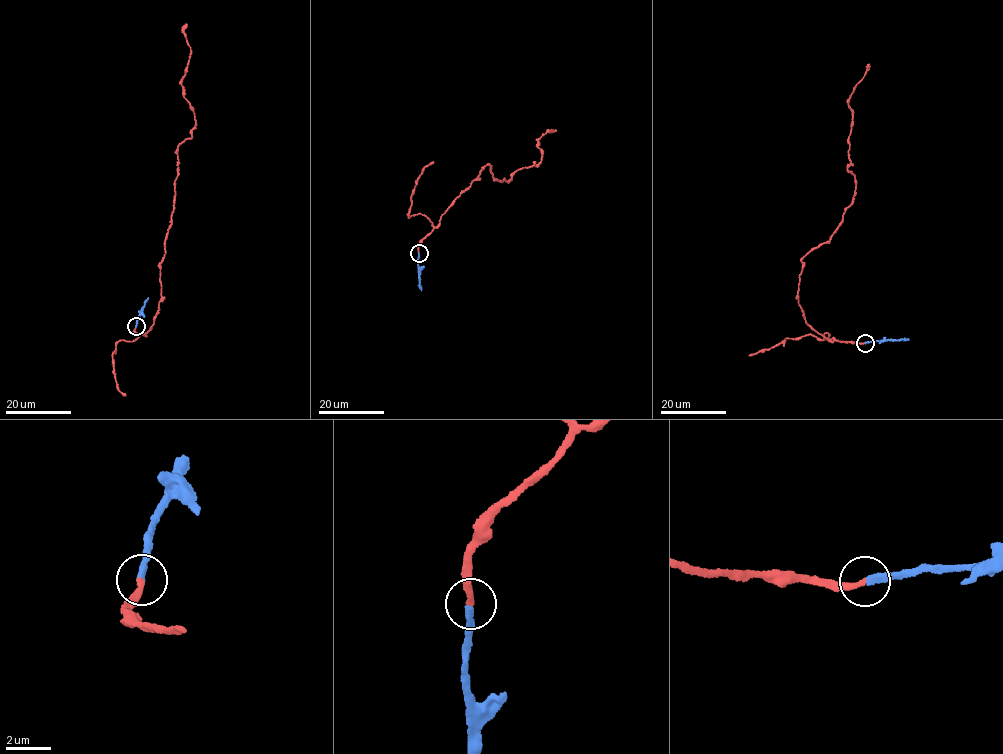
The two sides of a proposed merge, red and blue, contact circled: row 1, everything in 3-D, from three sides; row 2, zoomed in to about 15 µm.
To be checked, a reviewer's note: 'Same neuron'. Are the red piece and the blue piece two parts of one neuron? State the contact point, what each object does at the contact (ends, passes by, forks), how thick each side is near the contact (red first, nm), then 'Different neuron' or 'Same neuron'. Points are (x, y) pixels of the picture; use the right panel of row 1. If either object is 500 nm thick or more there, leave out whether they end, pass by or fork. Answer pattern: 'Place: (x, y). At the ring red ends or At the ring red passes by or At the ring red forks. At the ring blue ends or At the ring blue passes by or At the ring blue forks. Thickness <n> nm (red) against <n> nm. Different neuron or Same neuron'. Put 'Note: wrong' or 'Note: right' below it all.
Place: (865, 343). At the ring red ends. At the ring blue ends. Thickness 240 nm (red) against 300 nm. Same neuron
Note: right

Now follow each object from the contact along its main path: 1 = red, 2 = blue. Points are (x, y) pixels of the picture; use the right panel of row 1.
1: (865, 343), (818, 333), (806, 323), (797, 295), (801, 259), (829, 240), (852, 203), (848, 98), (869, 64)
2: (865, 343), (909, 340)

